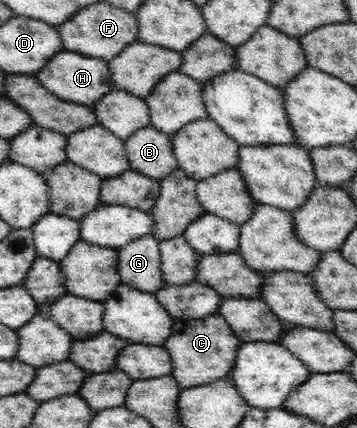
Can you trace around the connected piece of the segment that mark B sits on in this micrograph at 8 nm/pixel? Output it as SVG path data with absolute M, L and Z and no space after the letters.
M146 126L136 130L123 143L132 171L162 181L180 169L168 133Z

